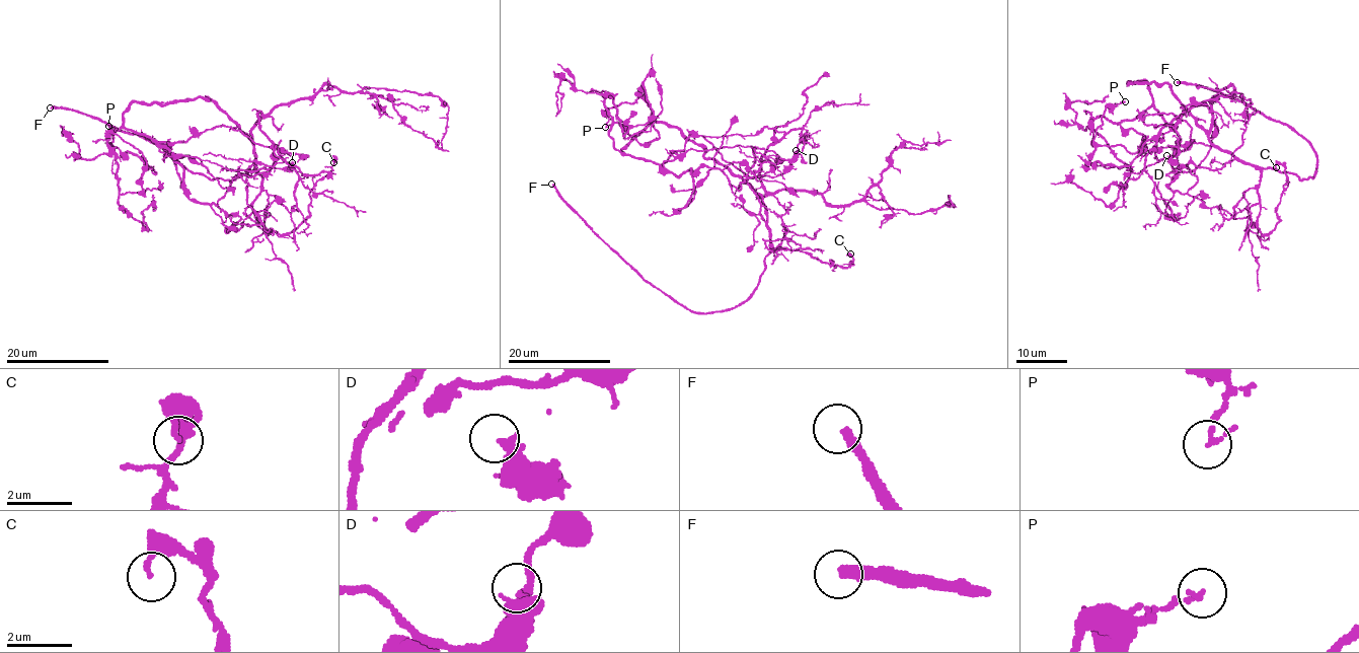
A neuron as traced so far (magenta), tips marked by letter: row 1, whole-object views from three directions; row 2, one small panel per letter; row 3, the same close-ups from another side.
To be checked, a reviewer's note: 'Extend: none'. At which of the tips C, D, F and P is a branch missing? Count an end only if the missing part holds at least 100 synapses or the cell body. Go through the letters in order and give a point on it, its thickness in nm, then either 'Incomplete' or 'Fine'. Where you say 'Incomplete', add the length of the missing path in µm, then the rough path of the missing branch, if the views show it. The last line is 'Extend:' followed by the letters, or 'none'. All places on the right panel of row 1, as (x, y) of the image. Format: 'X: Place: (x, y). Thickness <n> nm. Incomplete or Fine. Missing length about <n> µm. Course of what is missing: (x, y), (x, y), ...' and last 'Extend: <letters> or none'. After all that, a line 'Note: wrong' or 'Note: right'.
C: Place: (1276, 167). Thickness 180 nm. Fine
D: Place: (1166, 155). Thickness 440 nm. Fine
F: Place: (1177, 82). Thickness 320 nm. Incomplete. Missing length about 20 µm. Course of what is missing: (1177, 82), (1125, 77), (1088, 77)
P: Place: (1125, 101). Thickness 160 nm. Fine
Extend: F
Note: wrong

